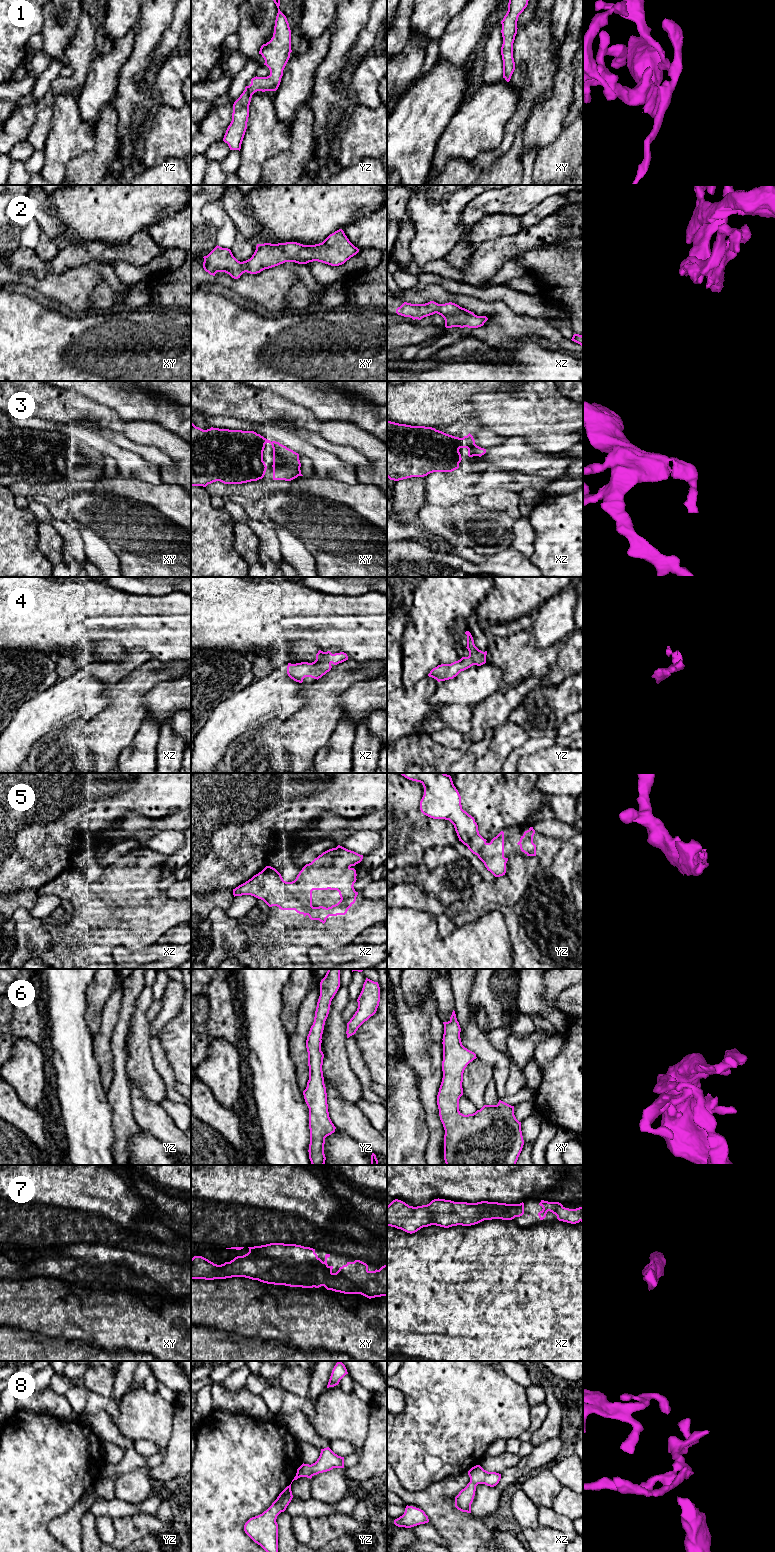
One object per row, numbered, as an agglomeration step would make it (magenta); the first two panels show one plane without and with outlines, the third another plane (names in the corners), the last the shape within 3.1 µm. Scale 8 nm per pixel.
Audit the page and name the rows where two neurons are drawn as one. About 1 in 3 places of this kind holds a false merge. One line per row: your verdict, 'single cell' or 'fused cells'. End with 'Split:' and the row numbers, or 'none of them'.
1: single cell
2: single cell
3: single cell
4: single cell
5: single cell
6: single cell
7: single cell
8: single cell
Split: none of them

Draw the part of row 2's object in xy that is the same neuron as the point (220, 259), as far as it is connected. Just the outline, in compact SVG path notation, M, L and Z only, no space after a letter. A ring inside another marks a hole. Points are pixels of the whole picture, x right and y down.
M339 229L330 234L322 243L303 245L297 242L257 244L252 257L246 261L238 261L228 248L216 246L207 256L204 256L203 268L210 275L225 272L238 279L247 272L257 274L285 262L307 264L318 261L331 266L344 264L356 255L359 249Z

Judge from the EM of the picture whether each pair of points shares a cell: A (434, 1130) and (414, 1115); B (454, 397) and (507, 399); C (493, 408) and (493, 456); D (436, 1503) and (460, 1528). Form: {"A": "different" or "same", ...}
{"A": "different", "B": "different", "C": "different", "D": "same"}

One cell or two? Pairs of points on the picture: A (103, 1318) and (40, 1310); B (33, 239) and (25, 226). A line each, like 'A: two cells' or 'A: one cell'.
A: one cell
B: one cell

